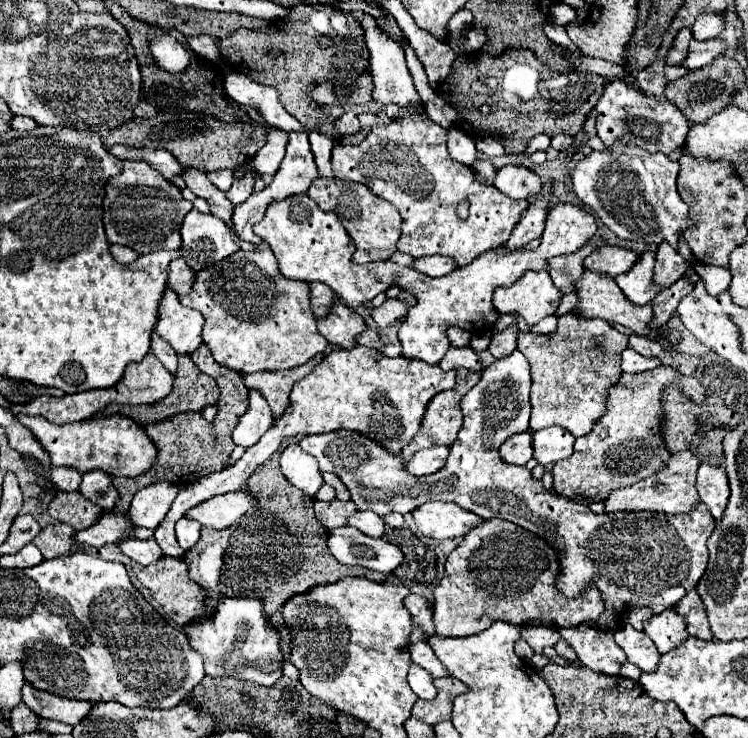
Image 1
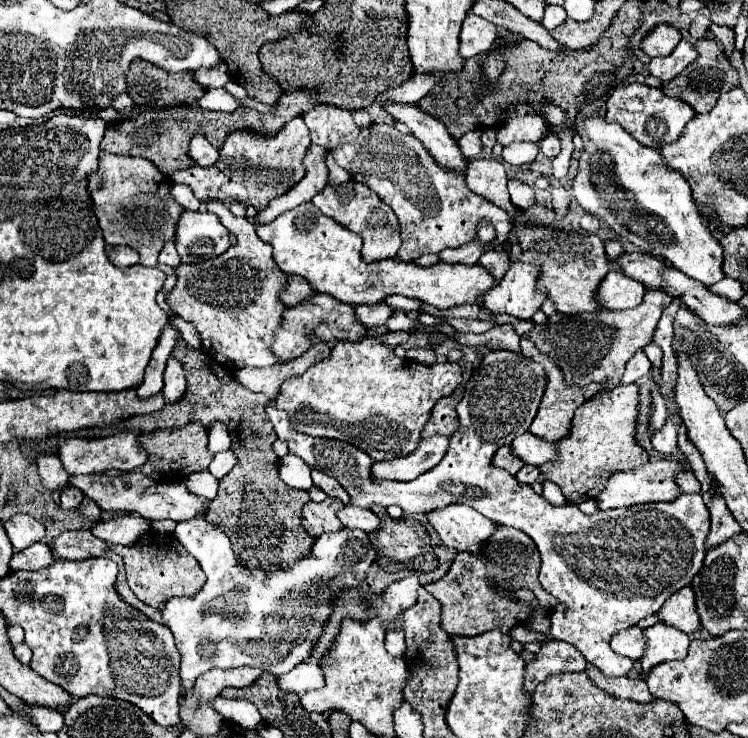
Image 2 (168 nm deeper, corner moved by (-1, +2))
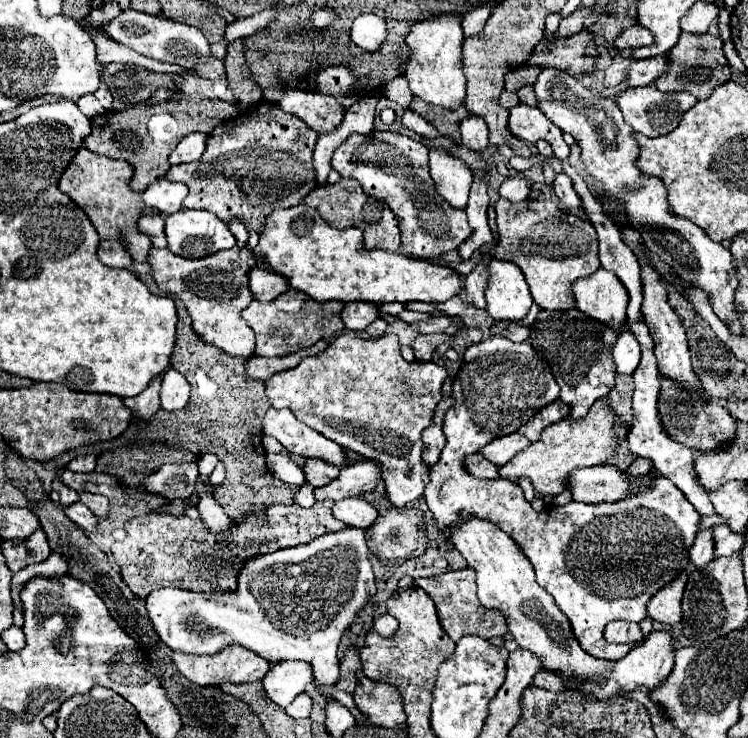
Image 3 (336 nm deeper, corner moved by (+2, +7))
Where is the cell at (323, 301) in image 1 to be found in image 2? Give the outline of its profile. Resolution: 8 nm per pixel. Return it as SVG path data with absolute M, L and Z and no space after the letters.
M288 276L288 286L286 290L280 294L280 300L288 306L300 304L302 300L306 300L306 296L316 294L314 288L310 288L310 284L306 284L306 280L302 280L302 276Z

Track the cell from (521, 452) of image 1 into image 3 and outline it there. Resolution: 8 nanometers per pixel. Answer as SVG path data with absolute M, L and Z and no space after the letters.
M473 453L465 457L465 467L469 475L475 475L477 479L495 479L497 477L497 467L489 463L483 455Z

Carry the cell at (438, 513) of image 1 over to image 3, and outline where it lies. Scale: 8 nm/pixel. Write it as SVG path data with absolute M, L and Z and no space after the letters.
M469 517L453 531L453 545L477 573L477 597L481 605L487 609L497 609L505 617L509 633L513 635L517 645L537 655L545 671L563 675L563 679L575 679L573 689L583 693L585 697L607 701L613 695L623 695L635 691L637 687L655 689L671 673L675 657L675 653L671 651L673 637L665 631L651 631L645 641L635 645L619 661L595 659L587 655L573 635L569 619L563 615L563 611L559 611L553 597L537 585L529 559L511 537L507 537L489 521Z

